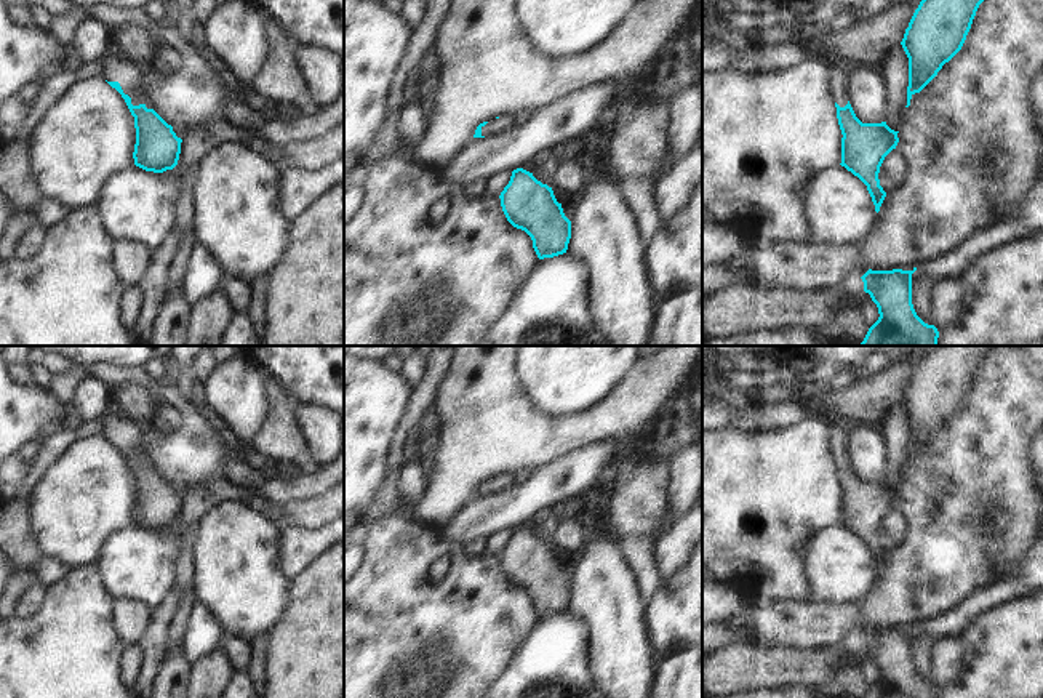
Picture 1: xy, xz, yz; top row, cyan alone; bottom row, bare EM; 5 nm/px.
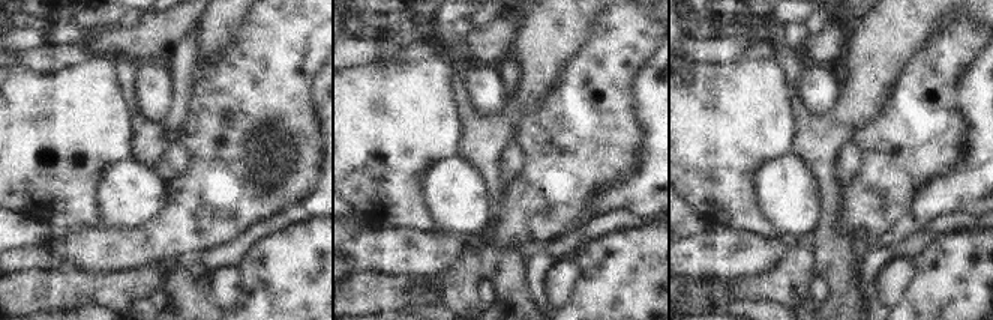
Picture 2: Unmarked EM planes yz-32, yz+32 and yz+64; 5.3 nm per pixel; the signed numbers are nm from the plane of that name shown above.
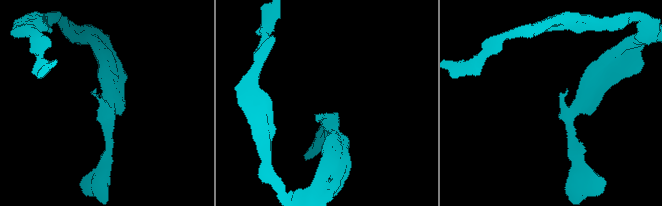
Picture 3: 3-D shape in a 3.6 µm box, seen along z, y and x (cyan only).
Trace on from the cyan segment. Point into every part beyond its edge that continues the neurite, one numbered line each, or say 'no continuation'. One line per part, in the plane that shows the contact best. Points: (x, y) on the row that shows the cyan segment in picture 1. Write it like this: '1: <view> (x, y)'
1: xy (130, 76)

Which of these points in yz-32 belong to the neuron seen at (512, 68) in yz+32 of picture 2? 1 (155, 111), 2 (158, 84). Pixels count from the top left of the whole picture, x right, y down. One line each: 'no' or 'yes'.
1: no
2: no

